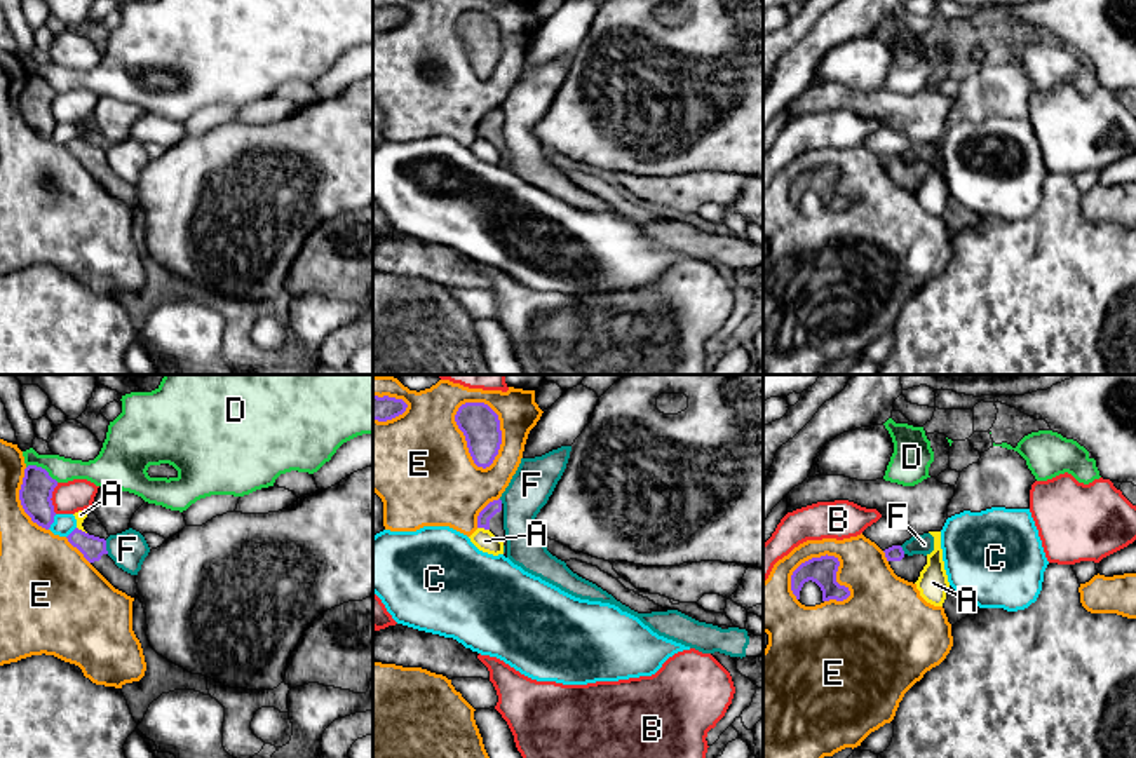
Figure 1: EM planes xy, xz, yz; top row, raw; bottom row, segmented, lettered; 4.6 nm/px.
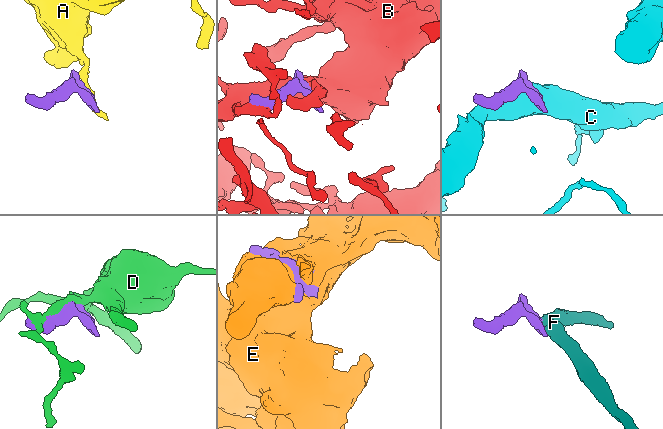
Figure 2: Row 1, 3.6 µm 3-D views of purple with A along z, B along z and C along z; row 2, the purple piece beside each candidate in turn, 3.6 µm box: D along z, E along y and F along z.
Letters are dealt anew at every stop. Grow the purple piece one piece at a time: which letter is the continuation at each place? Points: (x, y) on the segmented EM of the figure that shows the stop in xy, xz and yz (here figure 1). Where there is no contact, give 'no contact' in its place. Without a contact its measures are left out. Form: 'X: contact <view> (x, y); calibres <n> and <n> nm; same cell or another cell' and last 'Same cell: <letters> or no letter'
A: contact xz (483, 527); calibres 60 and 100 nm; another cell
B: contact xy (51, 497); calibres 150 and 150 nm; another cell
C: contact xy (53, 521); calibres 150 and 100 nm; another cell
D: contact xy (40, 467); calibres 150 and 120 nm; another cell
E: contact xz (466, 438); calibres 180 and 480 nm; another cell
F: contact xy (105, 548); calibres 110 and 170 nm; another cell
Same cell: no letter

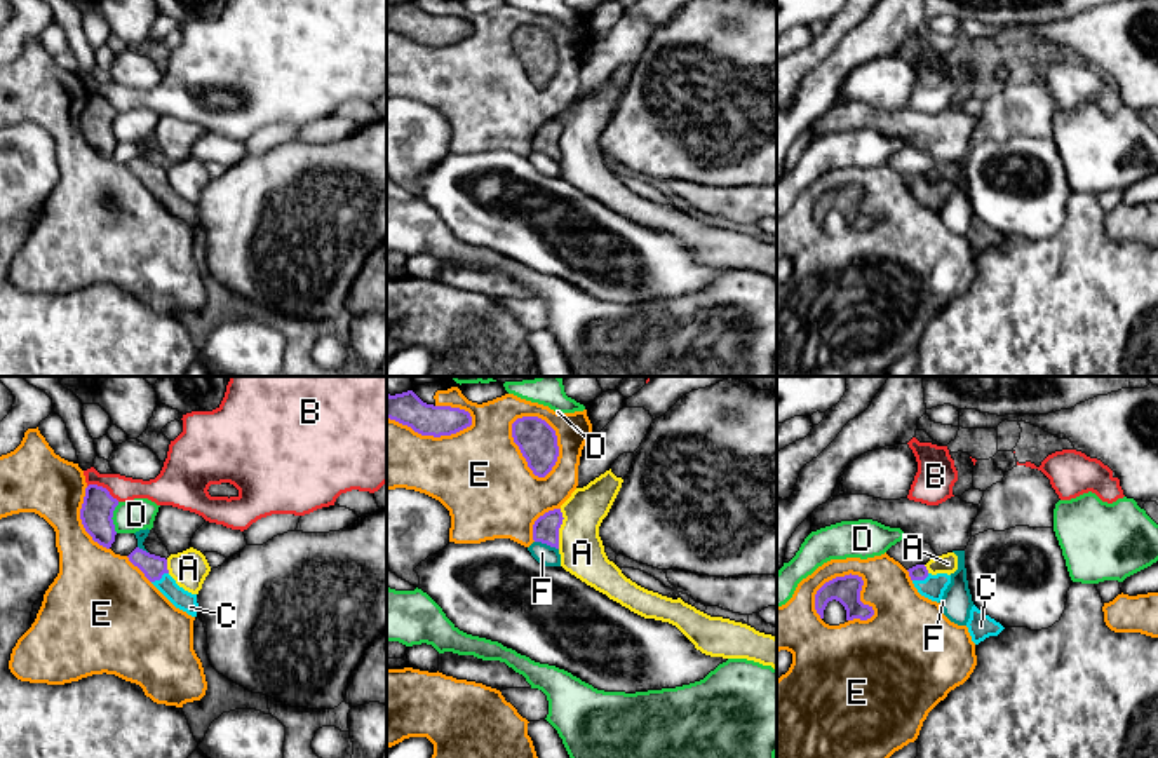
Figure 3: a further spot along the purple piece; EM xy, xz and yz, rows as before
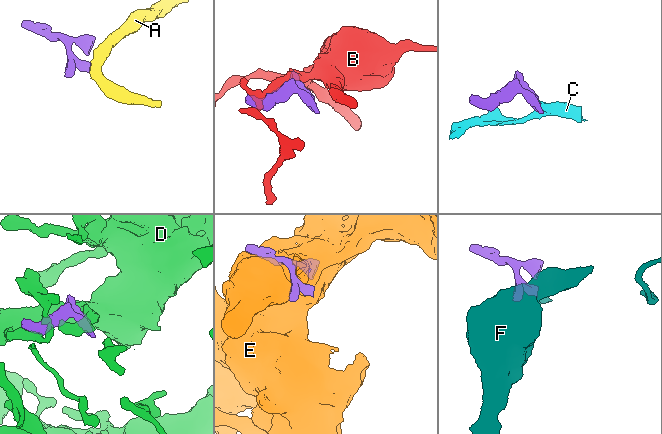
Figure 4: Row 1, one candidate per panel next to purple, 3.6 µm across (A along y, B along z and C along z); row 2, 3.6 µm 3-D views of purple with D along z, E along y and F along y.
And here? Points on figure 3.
A: contact xz (559, 527); calibres 120 and 200 nm; another cell
B: contact xy (101, 487); calibres 150 and 120 nm; another cell
C: contact xy (159, 579); calibres 110 and 90 nm; same cell
D: contact xy (112, 516); calibres 150 and 150 nm; another cell
E: contact xz (519, 448); calibres 180 and 440 nm; another cell
F: contact xz (547, 544); calibres 120 and 90 nm; another cell
Same cell: C

